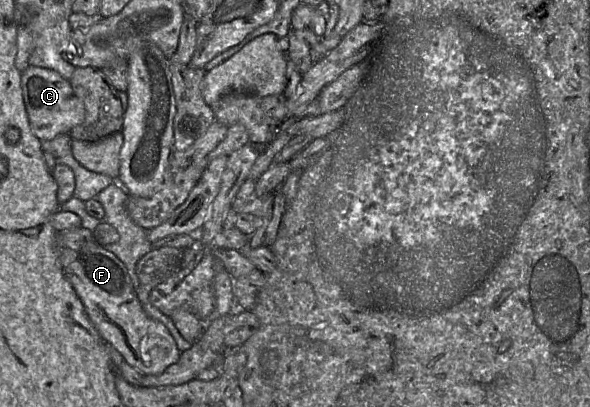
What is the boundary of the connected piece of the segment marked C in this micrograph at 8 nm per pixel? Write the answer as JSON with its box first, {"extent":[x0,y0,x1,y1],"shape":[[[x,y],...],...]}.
{"extent":[22,65,85,141],"shape":[[[29,65],[22,73],[23,100],[33,134],[41,141],[52,140],[58,135],[69,134],[85,119],[85,107],[76,96],[69,80],[58,72]]]}

